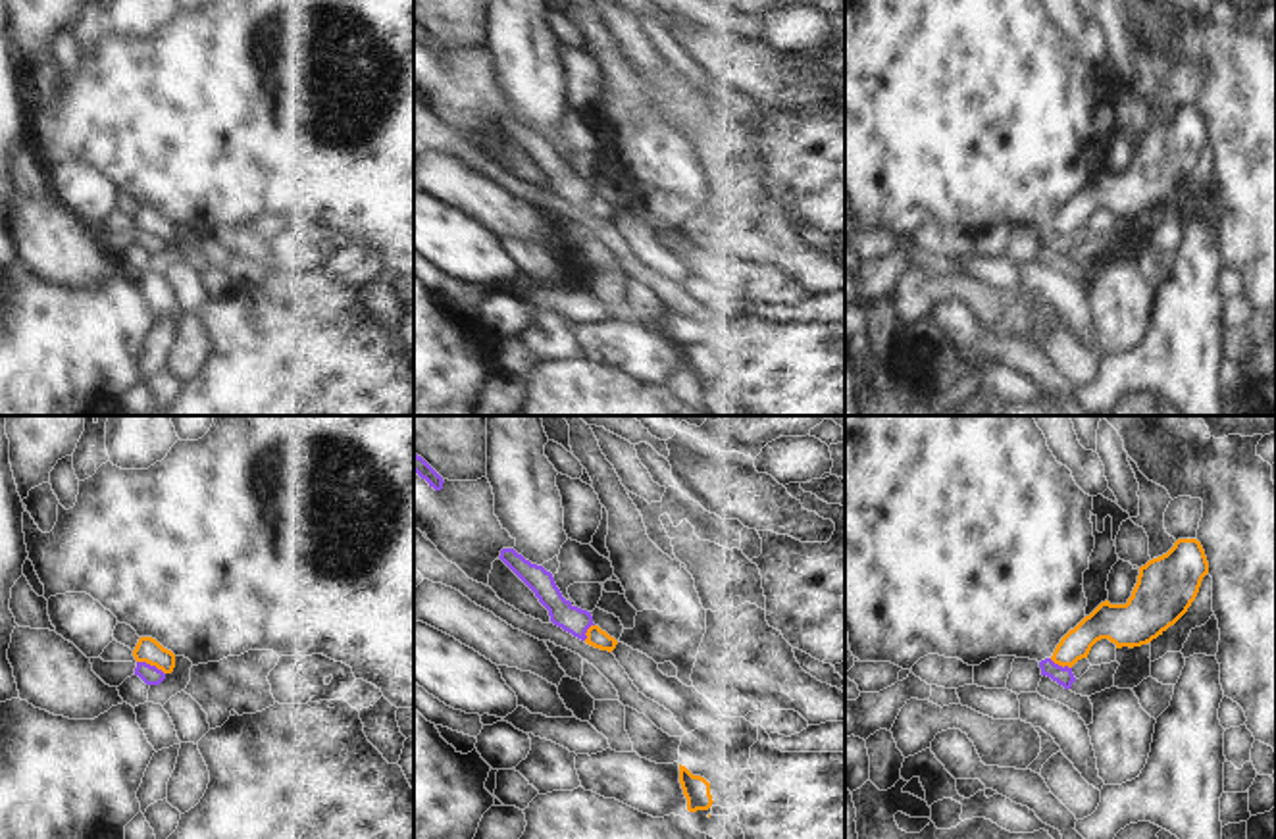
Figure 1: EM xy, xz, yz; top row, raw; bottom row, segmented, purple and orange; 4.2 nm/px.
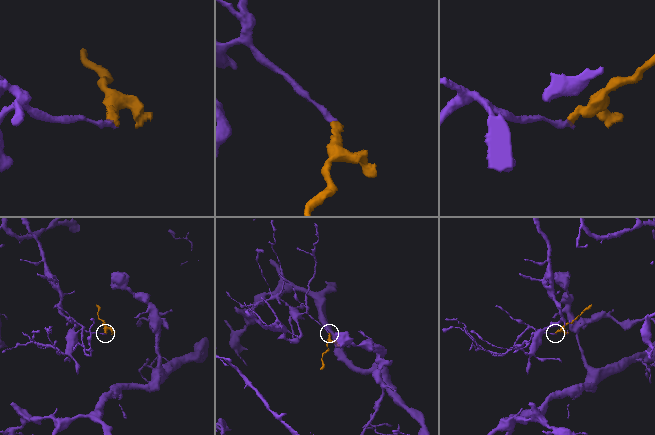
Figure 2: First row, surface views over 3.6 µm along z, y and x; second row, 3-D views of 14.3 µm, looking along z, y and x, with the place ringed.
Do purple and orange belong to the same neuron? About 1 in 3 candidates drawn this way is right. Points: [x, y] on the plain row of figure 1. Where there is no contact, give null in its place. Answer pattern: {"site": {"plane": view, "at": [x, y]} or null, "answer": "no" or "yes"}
{"site": {"plane": "xy", "at": [149, 233]}, "answer": "no"}

